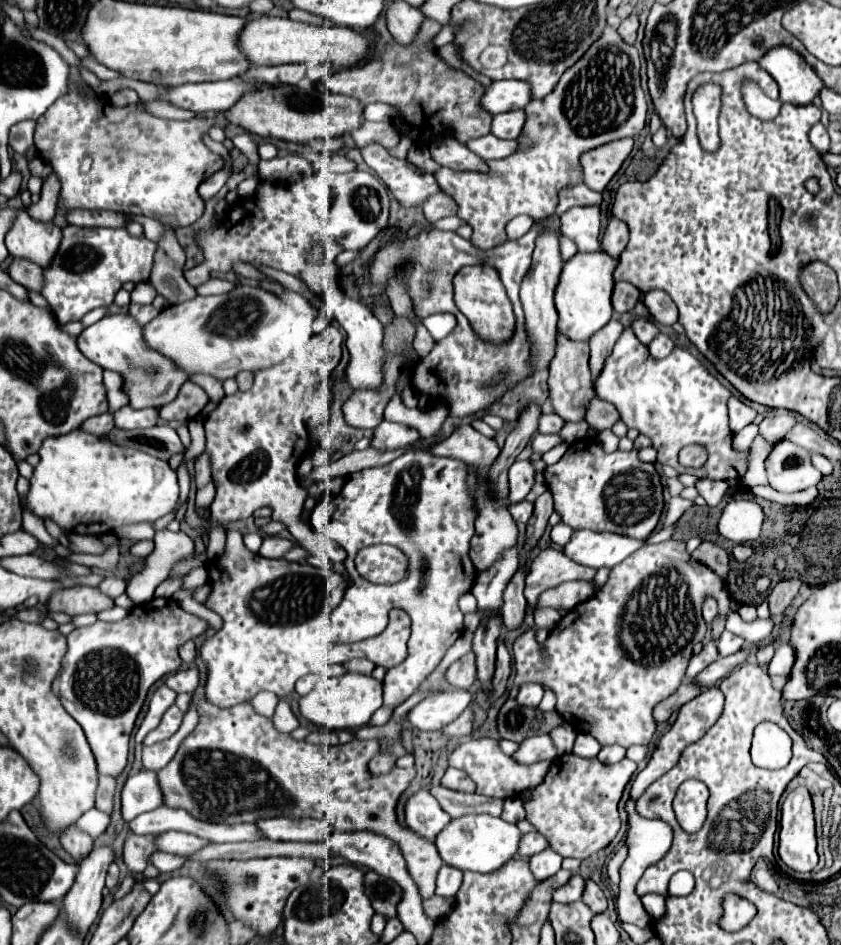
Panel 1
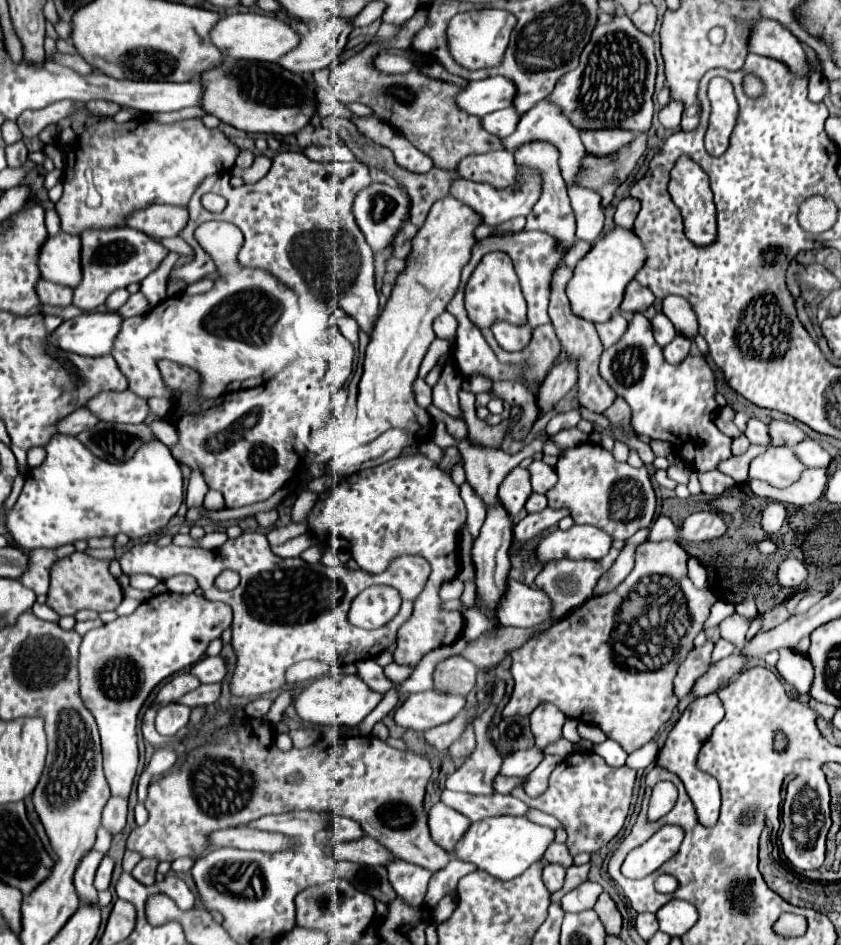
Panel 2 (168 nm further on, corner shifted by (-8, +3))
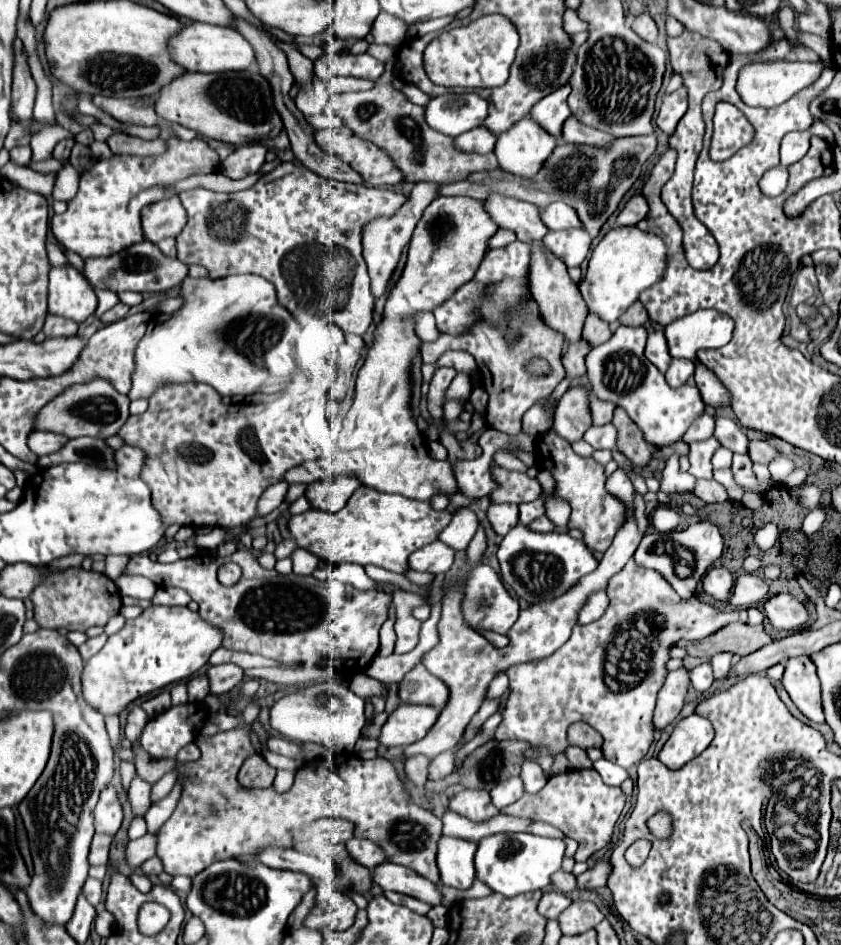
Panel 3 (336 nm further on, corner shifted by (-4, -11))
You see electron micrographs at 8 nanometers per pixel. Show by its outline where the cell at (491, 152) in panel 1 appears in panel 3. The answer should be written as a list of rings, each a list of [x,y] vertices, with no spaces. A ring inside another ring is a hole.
[[[569,85],[553,91],[551,95],[543,97],[539,103],[535,103],[533,109],[531,109],[531,113],[529,113],[529,117],[535,123],[539,123],[539,127],[543,127],[545,131],[549,131],[549,135],[553,135],[557,141],[561,141],[563,123],[571,115],[571,111],[567,107],[567,95],[569,95],[569,91],[571,91]]]

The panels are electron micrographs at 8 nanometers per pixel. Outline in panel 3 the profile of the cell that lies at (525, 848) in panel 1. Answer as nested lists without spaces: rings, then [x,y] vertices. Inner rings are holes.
[[[557,871],[557,875],[551,877],[551,885],[561,893],[571,893],[577,889],[575,887],[575,875],[567,873],[567,871]]]

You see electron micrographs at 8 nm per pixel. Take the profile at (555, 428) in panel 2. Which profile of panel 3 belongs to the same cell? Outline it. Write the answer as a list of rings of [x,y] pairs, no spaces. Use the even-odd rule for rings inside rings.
[[[573,387],[565,391],[565,395],[557,405],[553,431],[559,437],[573,443],[579,441],[589,427],[591,427],[591,415],[589,415],[587,391],[581,387]]]

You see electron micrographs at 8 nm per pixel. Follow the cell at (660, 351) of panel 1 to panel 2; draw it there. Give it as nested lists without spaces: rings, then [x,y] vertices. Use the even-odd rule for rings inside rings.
[[[677,335],[669,345],[663,347],[663,355],[669,363],[681,363],[689,355],[689,347],[691,347],[691,339]]]

